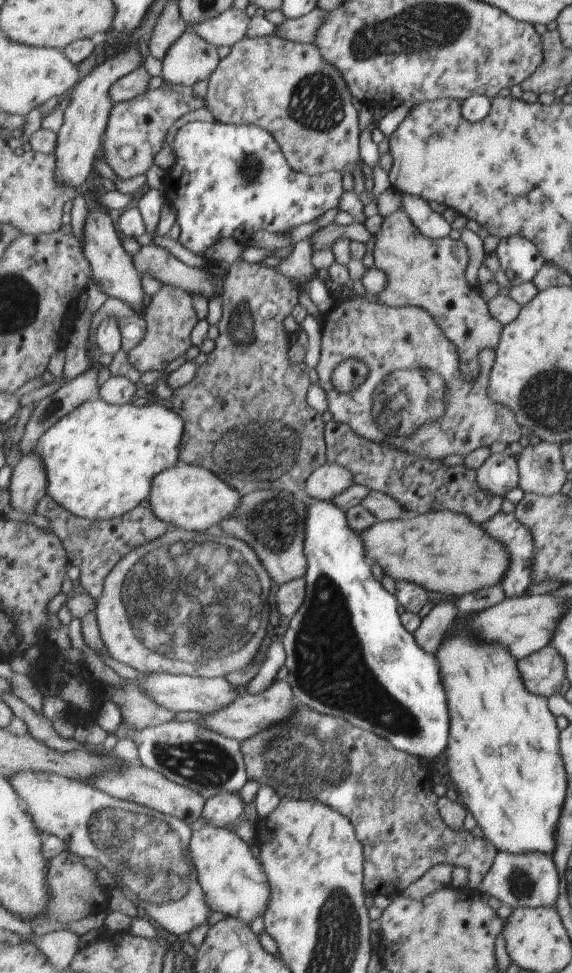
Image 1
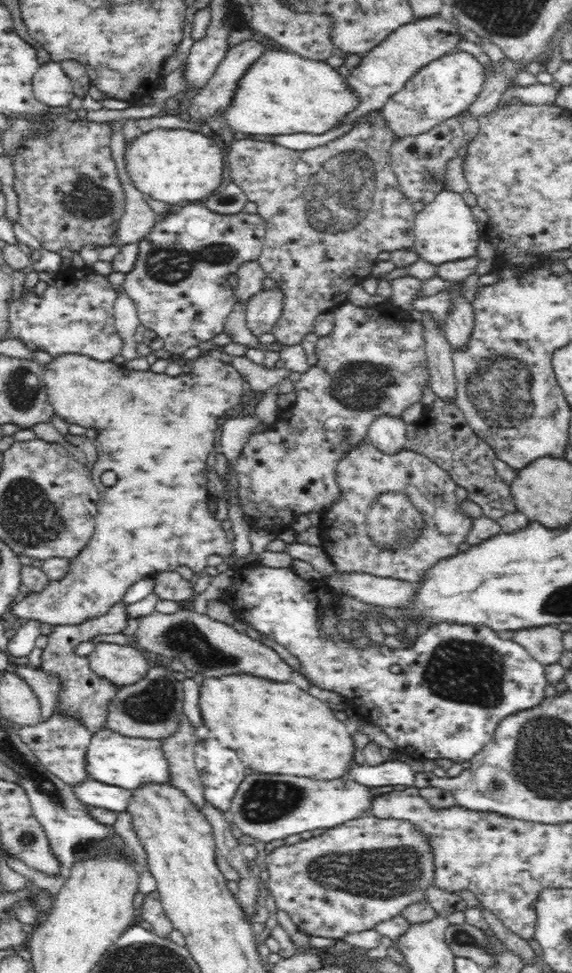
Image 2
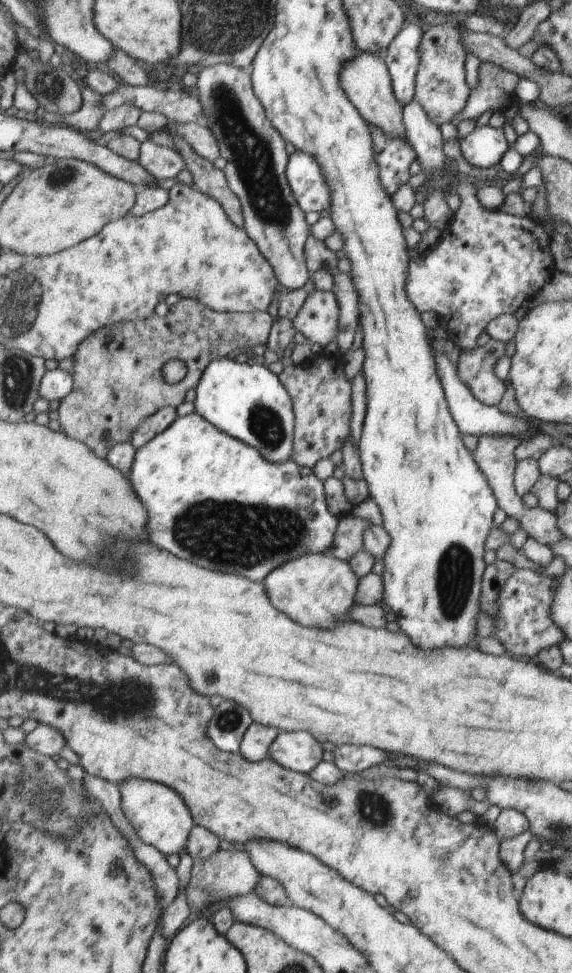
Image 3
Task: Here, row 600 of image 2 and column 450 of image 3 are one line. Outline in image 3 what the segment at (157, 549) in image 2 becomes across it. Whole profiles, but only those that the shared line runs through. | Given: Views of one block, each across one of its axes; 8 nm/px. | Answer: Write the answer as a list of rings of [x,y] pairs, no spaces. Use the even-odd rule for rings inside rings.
[[[446,21],[437,24],[423,33],[419,46],[419,67],[416,70],[415,94],[416,100],[425,111],[425,114],[437,126],[450,122],[465,107],[470,88],[465,82],[464,58],[466,55],[459,22],[455,25]]]

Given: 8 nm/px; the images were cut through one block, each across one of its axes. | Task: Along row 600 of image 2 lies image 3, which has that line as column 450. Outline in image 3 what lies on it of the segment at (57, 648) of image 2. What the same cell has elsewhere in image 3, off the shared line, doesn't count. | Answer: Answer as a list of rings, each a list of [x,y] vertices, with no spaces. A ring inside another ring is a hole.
[[[480,61],[477,84],[470,89],[465,107],[449,123],[457,125],[461,120],[475,120],[487,110],[499,111],[512,104],[511,96],[519,78],[490,62]]]

